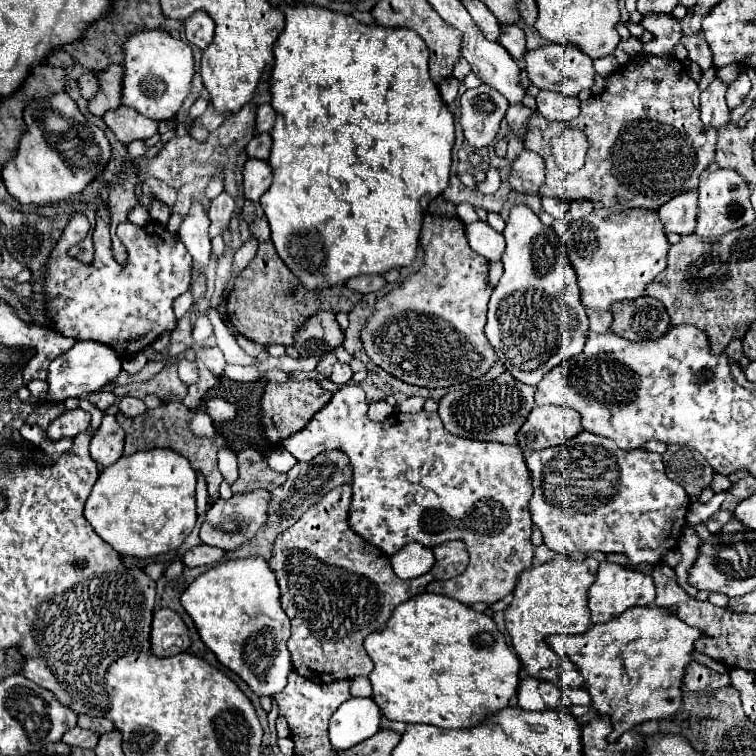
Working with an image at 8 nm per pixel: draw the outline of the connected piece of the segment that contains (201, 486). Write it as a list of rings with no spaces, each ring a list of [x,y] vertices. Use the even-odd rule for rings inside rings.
[[[197,471],[197,511],[203,513],[205,505],[207,505],[207,481],[203,477],[203,473]]]

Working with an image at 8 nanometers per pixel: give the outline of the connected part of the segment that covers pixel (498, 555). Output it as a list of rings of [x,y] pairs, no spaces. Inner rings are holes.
[[[353,383],[343,385],[333,399],[315,413],[315,417],[307,423],[307,429],[301,429],[295,437],[287,437],[283,447],[293,453],[297,461],[309,461],[321,451],[331,449],[341,449],[349,455],[353,465],[353,503],[349,511],[351,529],[369,543],[377,545],[383,553],[393,555],[409,541],[435,547],[451,539],[463,539],[471,557],[467,569],[459,577],[433,583],[433,593],[447,595],[465,605],[473,605],[477,601],[493,605],[513,593],[517,577],[533,567],[533,521],[529,515],[533,487],[523,453],[517,445],[453,437],[453,433],[443,429],[439,413],[427,413],[425,409],[419,413],[393,413],[385,421],[373,423],[367,419],[365,393]]]

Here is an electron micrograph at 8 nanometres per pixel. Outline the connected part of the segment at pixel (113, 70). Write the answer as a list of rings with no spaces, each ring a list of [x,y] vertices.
[[[111,65],[107,71],[99,75],[101,89],[97,95],[89,101],[89,111],[97,117],[103,117],[103,113],[117,109],[121,105],[121,91],[123,91],[123,65]]]

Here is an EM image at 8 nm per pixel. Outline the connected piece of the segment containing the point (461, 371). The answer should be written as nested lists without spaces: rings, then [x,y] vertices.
[[[427,213],[423,219],[421,245],[425,249],[423,267],[377,301],[375,313],[367,321],[367,329],[361,333],[365,351],[381,369],[419,387],[451,387],[477,379],[495,363],[495,351],[483,333],[487,303],[493,289],[489,283],[489,261],[469,247],[465,225],[453,217],[433,217]]]

